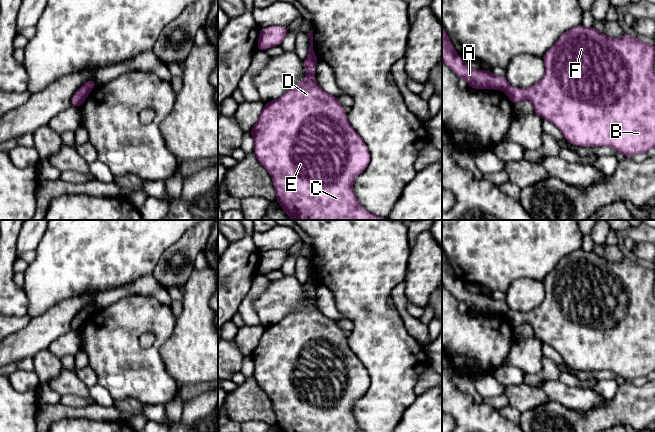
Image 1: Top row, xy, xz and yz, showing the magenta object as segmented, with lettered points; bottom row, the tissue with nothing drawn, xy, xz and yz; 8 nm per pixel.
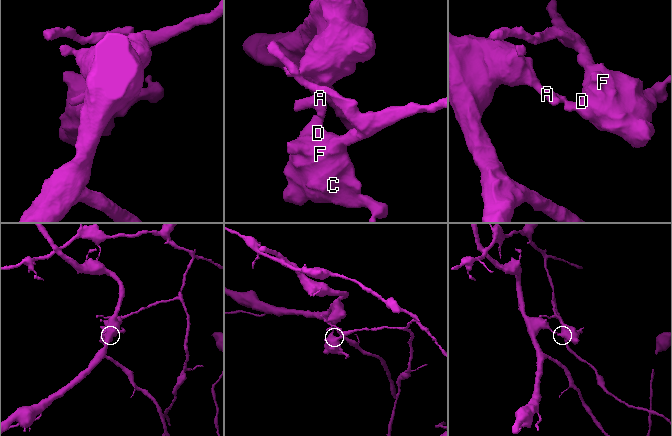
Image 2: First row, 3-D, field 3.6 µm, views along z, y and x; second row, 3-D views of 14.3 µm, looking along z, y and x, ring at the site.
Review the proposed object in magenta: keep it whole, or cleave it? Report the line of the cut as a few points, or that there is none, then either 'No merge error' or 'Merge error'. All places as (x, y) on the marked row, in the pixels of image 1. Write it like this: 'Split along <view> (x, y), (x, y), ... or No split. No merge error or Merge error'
Split along xz (307, 57), (316, 62). Merge error

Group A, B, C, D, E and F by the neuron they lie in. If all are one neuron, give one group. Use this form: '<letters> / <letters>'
A / B C D E F

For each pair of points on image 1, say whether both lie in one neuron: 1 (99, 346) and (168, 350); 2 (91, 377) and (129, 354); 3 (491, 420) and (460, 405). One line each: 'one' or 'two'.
1: two
2: two
3: one

